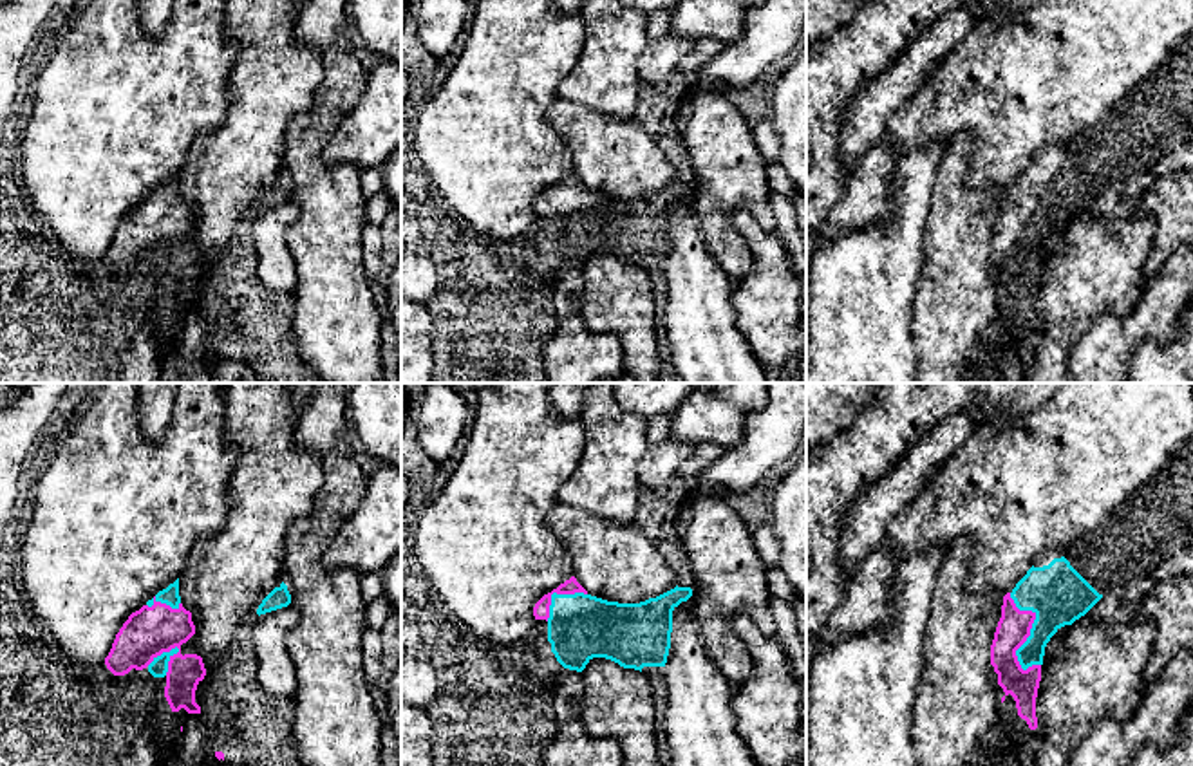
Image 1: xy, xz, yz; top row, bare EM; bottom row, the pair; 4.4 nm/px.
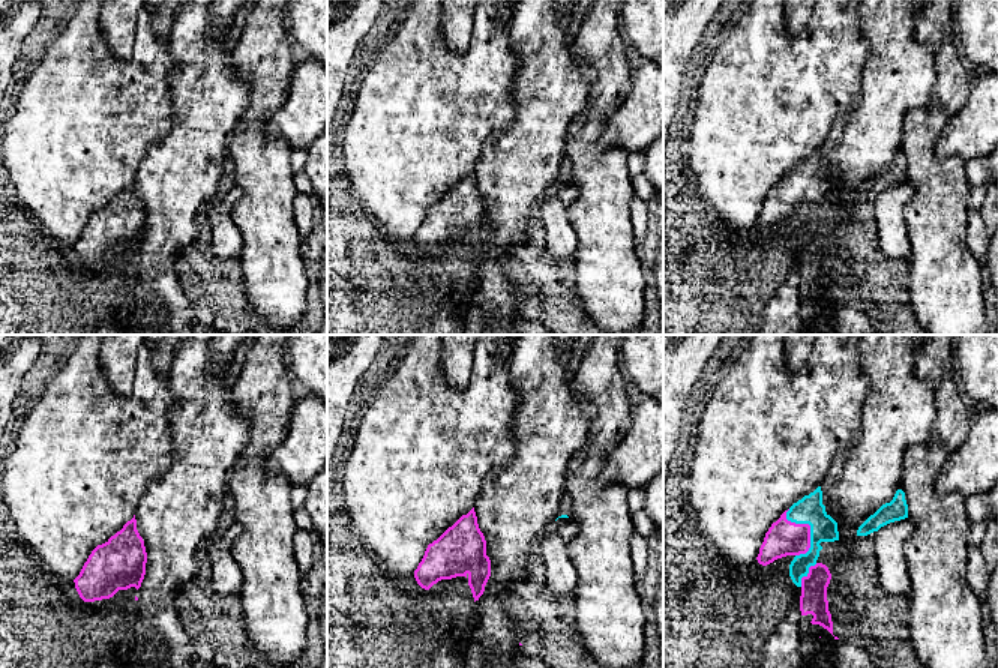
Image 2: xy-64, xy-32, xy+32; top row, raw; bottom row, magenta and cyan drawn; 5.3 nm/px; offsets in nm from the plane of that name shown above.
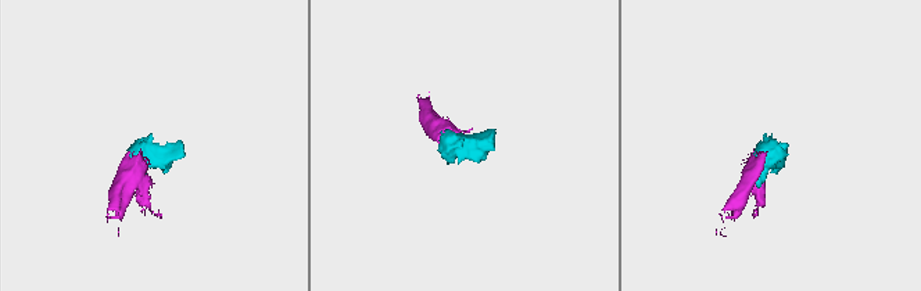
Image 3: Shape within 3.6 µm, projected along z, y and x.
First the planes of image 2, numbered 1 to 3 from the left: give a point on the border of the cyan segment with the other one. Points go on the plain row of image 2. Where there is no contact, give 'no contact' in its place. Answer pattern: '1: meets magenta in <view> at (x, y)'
1: no contact
2: no contact
3: meets magenta in xy+32 at (808, 188)

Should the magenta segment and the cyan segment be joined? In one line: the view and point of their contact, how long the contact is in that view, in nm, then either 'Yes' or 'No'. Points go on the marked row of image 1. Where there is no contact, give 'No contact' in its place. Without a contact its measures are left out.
Touches magenta at yz (1031, 627). Shared border 360 nm. Yes

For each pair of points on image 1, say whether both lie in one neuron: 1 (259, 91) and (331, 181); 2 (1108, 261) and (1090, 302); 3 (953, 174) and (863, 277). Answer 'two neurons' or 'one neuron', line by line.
1: two neurons
2: one neuron
3: two neurons

